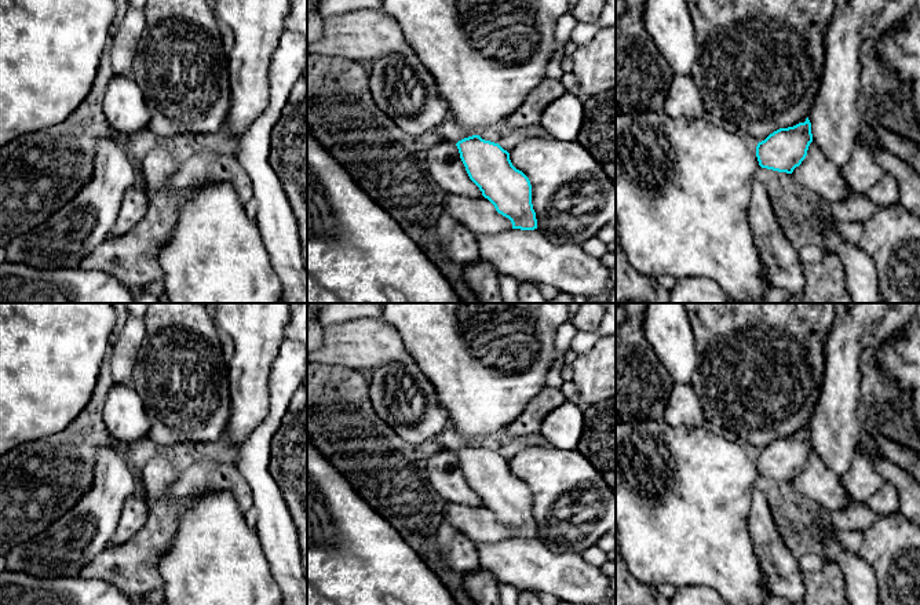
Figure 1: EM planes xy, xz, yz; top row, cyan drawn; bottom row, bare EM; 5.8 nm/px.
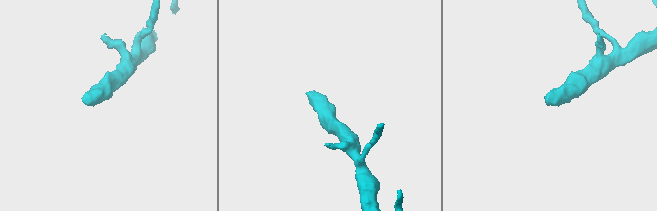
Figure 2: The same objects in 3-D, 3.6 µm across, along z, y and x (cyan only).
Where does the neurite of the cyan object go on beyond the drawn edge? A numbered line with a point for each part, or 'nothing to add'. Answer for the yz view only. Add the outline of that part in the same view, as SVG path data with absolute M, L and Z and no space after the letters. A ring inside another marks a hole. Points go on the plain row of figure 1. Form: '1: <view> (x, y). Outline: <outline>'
1: yz (683, 495). Outline: M664 419L642 420L639 423L616 423L616 529L618 533L618 550L629 575L640 584L656 588L662 583L678 587L707 586L718 591L727 605L764 605L770 591L764 586L753 542L748 532L752 492L759 478L756 458L741 441L730 441L702 427L672 427Z

